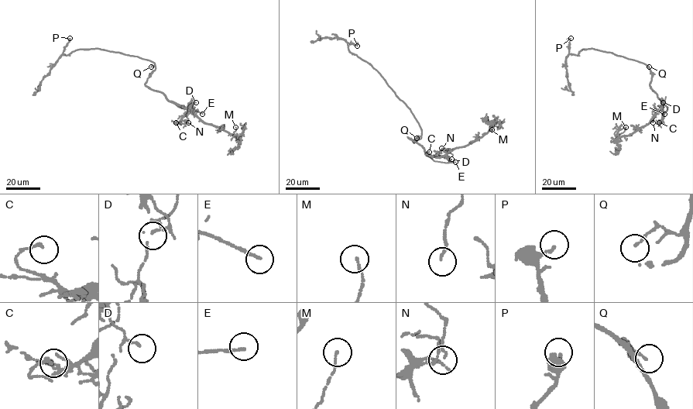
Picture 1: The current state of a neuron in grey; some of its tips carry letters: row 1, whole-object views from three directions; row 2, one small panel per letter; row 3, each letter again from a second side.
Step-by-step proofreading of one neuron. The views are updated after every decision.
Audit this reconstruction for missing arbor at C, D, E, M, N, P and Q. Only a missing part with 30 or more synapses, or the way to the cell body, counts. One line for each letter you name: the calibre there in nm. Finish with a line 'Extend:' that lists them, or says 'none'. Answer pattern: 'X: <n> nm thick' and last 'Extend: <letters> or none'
E: 130 nm thick
Extend: E

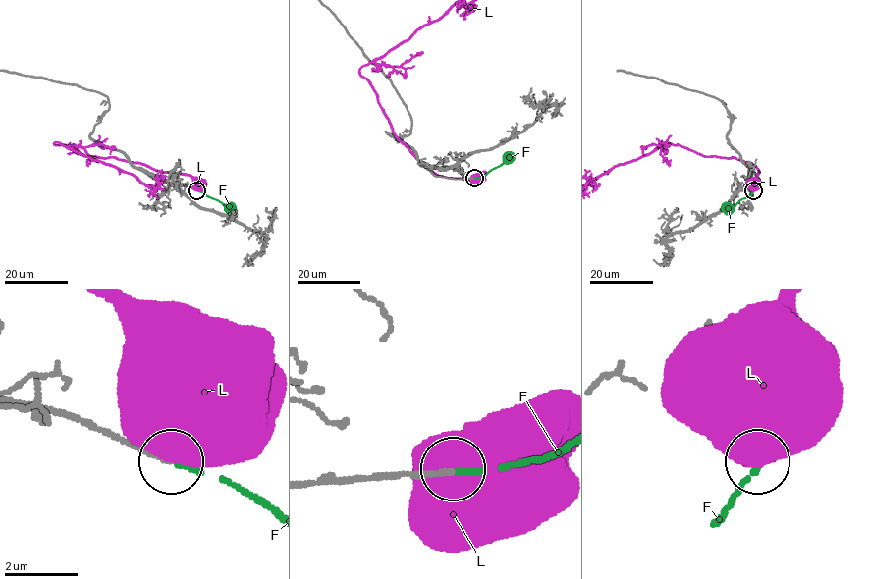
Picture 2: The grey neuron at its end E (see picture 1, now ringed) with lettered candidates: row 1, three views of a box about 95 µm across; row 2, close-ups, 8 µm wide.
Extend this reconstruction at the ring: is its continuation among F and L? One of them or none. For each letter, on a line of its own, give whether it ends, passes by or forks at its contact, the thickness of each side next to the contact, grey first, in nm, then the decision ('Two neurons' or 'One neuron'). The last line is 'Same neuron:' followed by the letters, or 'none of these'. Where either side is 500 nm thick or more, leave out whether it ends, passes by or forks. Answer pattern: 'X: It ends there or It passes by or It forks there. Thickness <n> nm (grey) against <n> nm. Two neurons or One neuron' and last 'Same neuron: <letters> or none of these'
F: It ends there. Thickness 130 nm (grey) against 130 nm. One neuron
L: Thickness 190 nm (grey) against 900 nm. Two neurons
Same neuron: F

